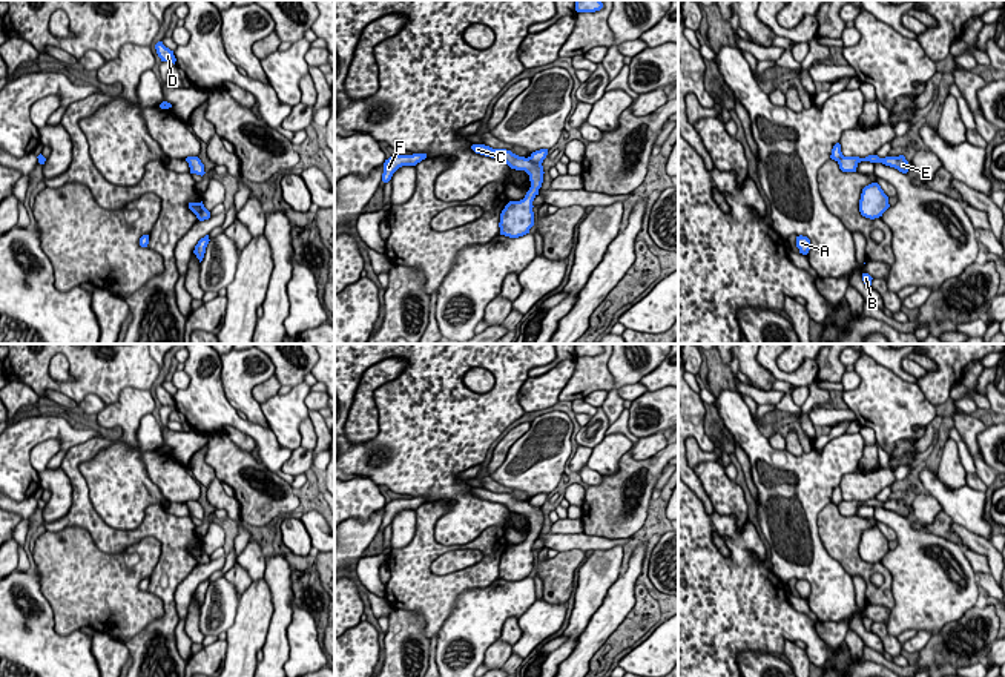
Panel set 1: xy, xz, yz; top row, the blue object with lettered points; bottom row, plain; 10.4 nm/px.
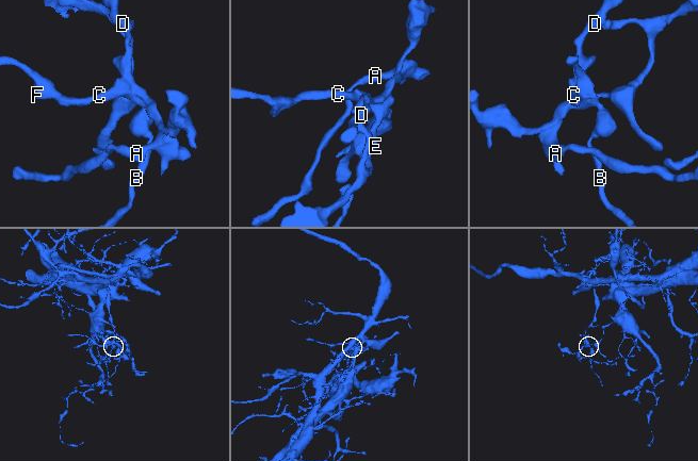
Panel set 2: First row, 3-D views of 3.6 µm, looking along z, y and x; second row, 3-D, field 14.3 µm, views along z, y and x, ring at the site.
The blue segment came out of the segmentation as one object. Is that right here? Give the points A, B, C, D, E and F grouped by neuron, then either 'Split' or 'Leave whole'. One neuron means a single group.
Groups: A B C D F / E. Split

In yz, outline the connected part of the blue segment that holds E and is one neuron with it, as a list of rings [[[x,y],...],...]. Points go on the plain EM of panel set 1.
[[[868,499],[868,500],[864,502],[864,505],[882,507],[885,510],[898,513],[902,517],[908,516],[908,505],[905,504],[904,499],[899,499],[899,500],[885,500],[885,502],[879,502],[878,499]]]

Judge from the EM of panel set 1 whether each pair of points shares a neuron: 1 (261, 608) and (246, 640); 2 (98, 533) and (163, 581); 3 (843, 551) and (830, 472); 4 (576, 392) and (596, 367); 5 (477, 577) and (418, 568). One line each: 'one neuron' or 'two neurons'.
1: one neuron
2: one neuron
3: two neurons
4: one neuron
5: one neuron

